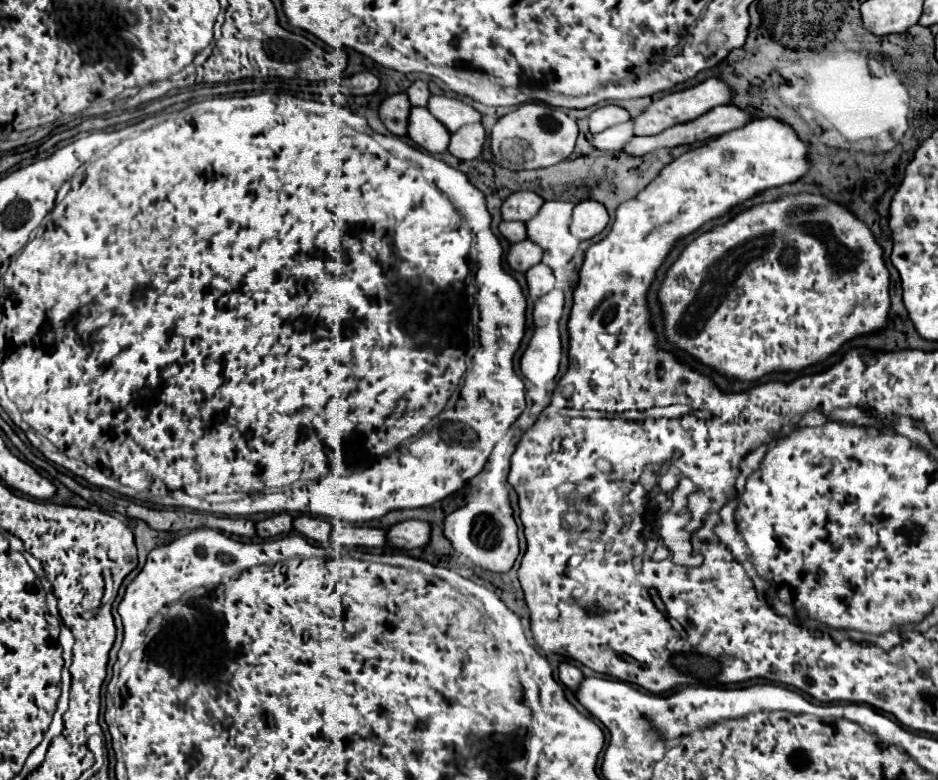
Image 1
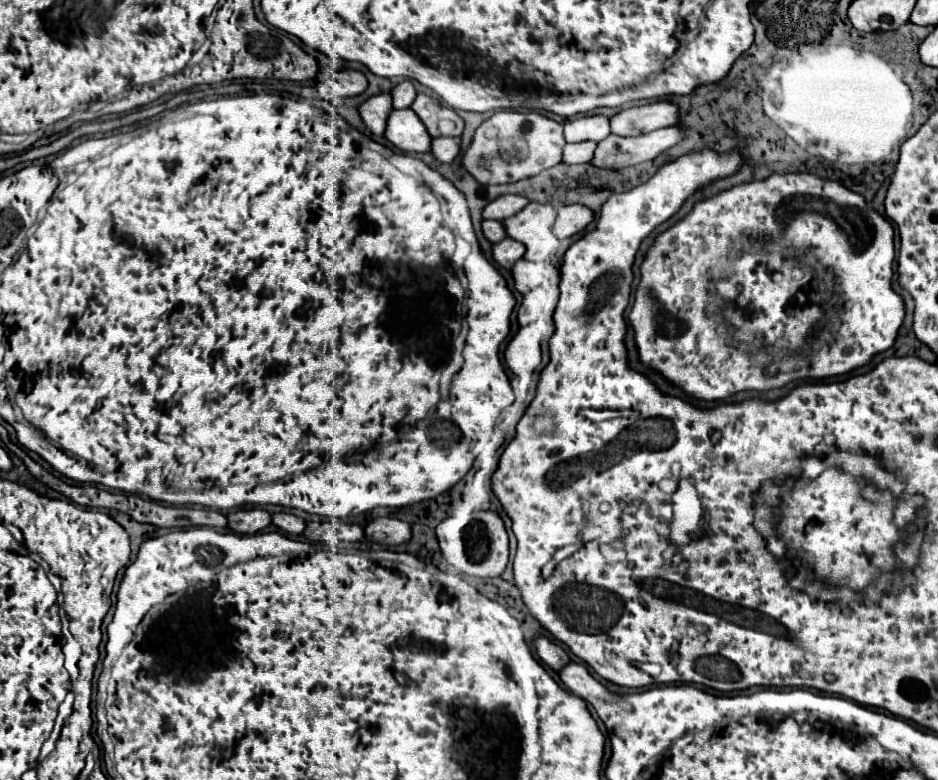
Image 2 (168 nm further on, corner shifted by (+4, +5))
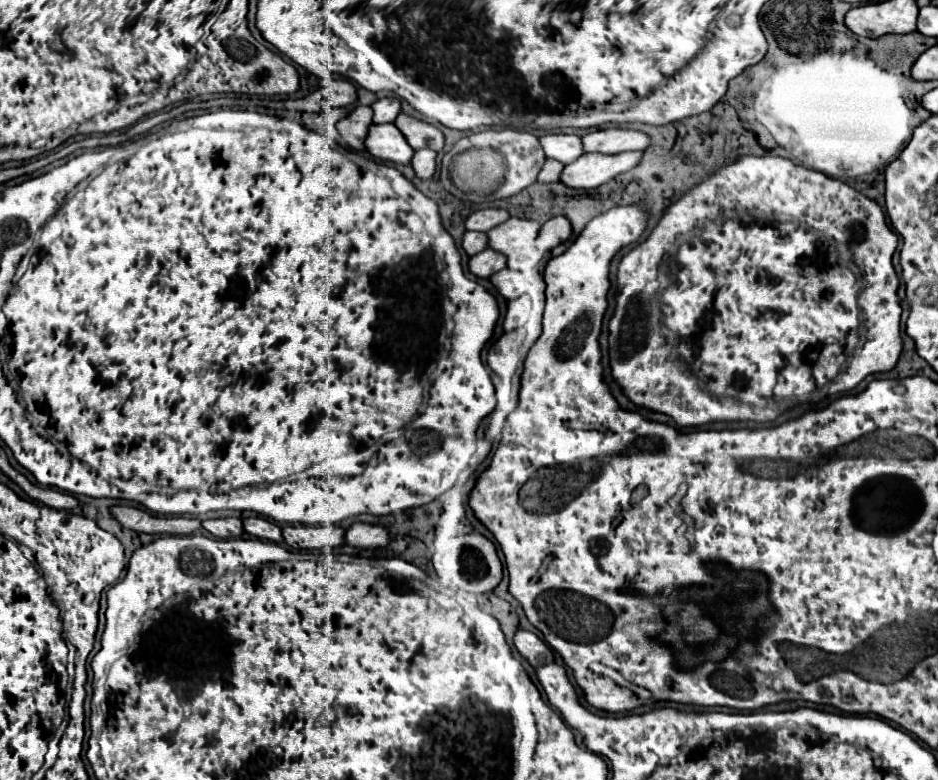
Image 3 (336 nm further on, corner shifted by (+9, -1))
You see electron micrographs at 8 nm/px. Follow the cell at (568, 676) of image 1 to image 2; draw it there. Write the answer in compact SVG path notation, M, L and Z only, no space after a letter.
M538 636L538 638L534 640L534 646L536 646L536 652L538 652L540 660L542 660L544 664L548 664L554 672L560 672L560 668L564 668L564 666L570 662L568 654L566 654L560 646L552 644L552 642L550 642L548 638L544 638L544 636Z

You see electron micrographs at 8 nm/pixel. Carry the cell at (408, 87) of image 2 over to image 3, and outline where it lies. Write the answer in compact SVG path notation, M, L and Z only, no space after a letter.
M381 98L373 106L373 124L393 122L401 112L401 102L397 98Z

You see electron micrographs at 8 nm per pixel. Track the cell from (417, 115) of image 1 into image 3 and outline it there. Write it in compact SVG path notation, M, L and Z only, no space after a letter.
M371 124L365 148L371 156L393 164L409 164L413 156L413 148L407 144L403 134L399 134L395 124Z

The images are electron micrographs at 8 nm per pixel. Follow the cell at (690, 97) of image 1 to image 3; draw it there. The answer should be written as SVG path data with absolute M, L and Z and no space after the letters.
M597 130L591 134L585 134L581 138L583 152L601 152L601 154L621 154L621 152L633 152L647 148L647 134L637 130Z

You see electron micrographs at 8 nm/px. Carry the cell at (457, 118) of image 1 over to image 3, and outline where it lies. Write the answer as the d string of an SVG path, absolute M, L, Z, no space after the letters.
M399 114L397 120L395 120L395 126L401 130L401 134L405 136L405 140L409 142L409 146L413 150L421 150L421 148L429 148L429 150L435 150L435 152L443 150L445 138L443 138L439 128L435 128L427 122L415 120L407 114Z

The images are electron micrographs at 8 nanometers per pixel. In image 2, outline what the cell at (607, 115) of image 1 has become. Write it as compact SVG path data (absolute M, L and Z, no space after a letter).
M594 114L594 116L582 116L564 126L564 138L566 142L584 142L584 140L604 140L610 136L610 116Z

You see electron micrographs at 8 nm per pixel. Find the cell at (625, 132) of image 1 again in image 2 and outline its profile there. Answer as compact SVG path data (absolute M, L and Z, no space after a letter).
M580 142L580 144L566 144L564 146L564 162L566 164L582 164L590 162L594 156L596 144L592 142Z

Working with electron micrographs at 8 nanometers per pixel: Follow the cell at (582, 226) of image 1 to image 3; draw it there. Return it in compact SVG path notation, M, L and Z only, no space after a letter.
M555 216L541 226L541 232L539 232L539 238L535 240L535 246L537 248L543 246L545 250L551 250L551 248L567 242L569 236L571 236L569 220L565 216Z

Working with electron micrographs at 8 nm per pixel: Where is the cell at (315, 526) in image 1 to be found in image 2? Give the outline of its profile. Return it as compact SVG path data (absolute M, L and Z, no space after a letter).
M280 512L280 514L272 514L272 522L288 532L288 534L294 534L294 536L300 536L306 528L306 522L300 518L300 516L294 516L294 514L286 514L286 512Z

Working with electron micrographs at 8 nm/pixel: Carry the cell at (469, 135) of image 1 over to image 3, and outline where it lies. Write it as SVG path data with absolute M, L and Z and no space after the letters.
M419 150L411 158L411 168L415 170L415 176L421 180L427 180L435 174L435 158L437 152L433 150Z

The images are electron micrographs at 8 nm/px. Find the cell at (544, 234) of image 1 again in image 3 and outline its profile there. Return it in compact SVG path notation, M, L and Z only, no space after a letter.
M509 218L507 222L487 232L489 248L507 256L507 268L531 270L541 260L541 254L533 244L539 234L539 228L541 224L535 220Z

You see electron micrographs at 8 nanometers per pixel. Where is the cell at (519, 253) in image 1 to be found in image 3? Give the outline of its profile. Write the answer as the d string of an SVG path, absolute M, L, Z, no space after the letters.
M489 248L469 258L469 272L475 274L477 278L489 278L497 270L503 270L505 266L507 266L505 256Z

